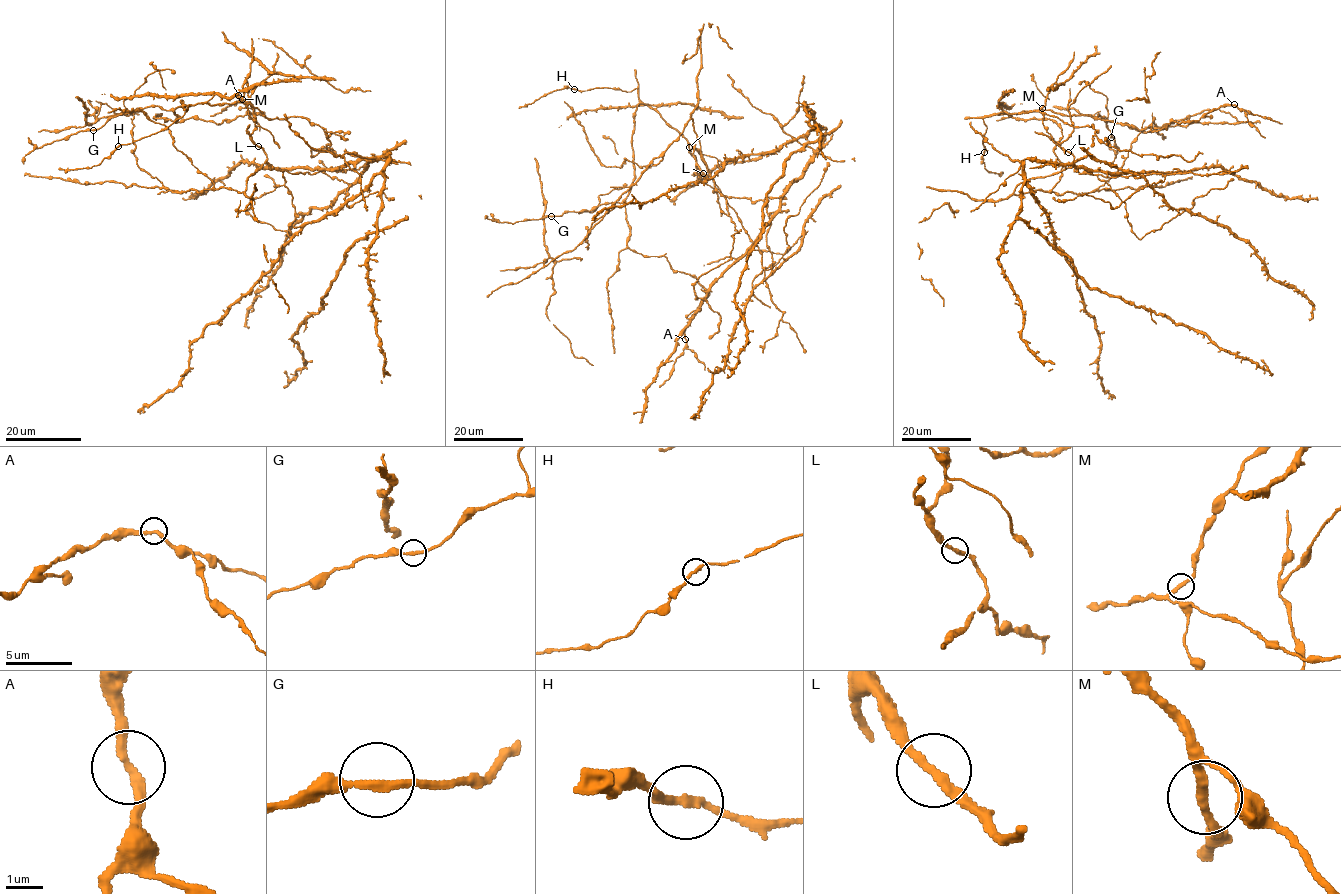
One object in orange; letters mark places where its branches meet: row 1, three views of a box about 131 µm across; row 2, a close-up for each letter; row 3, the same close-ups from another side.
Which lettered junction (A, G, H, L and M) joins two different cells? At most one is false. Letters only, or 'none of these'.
none of these

